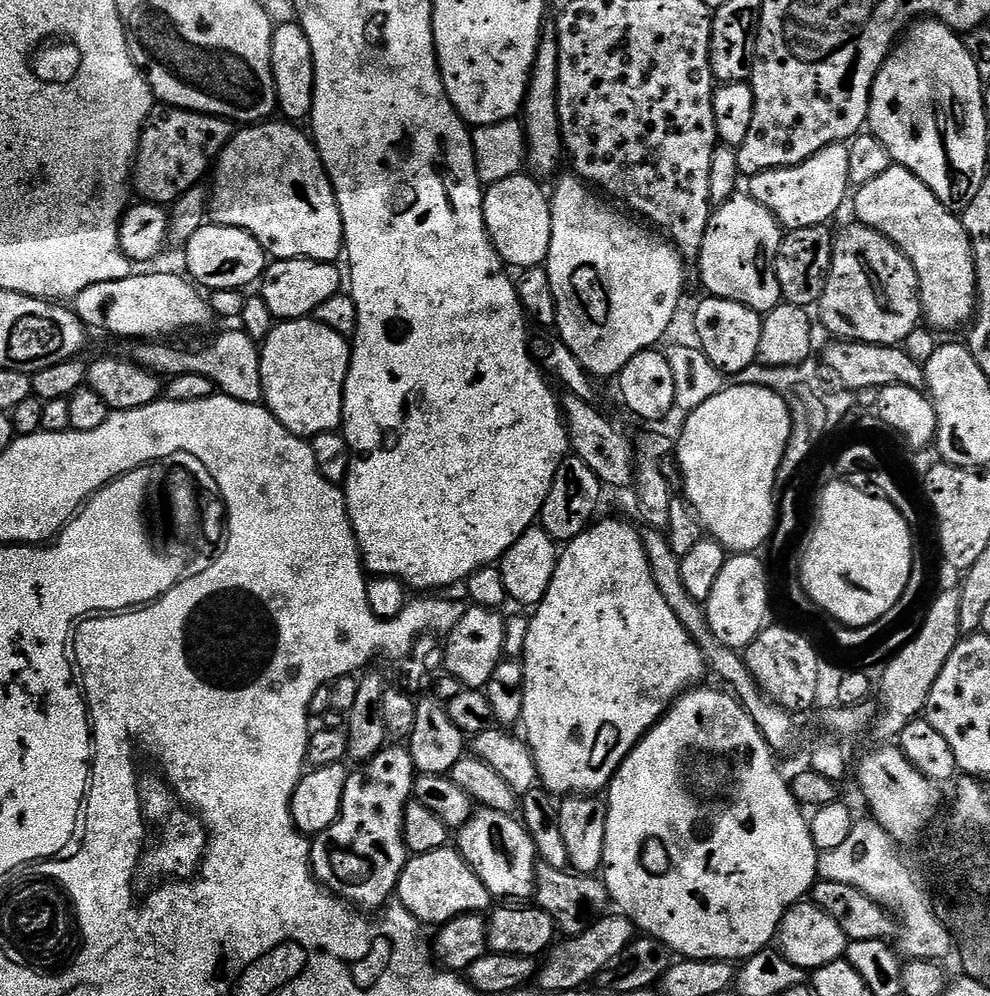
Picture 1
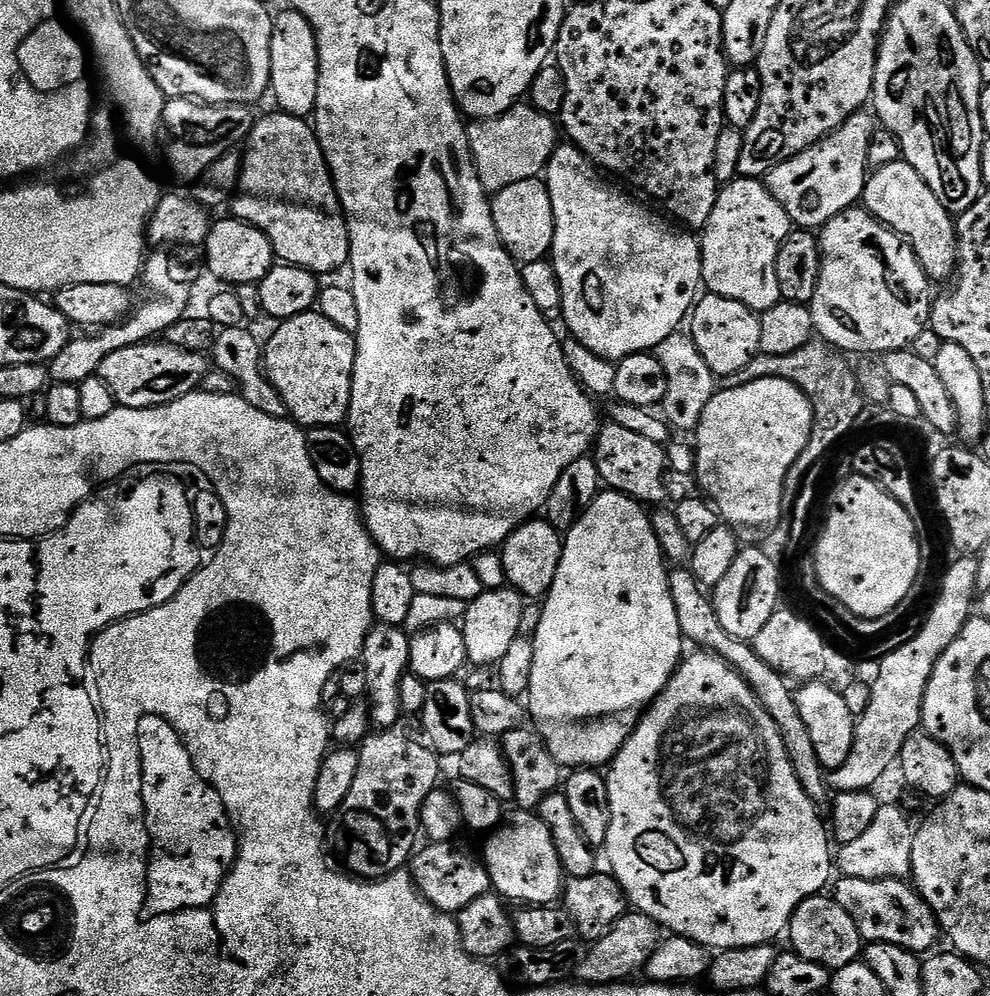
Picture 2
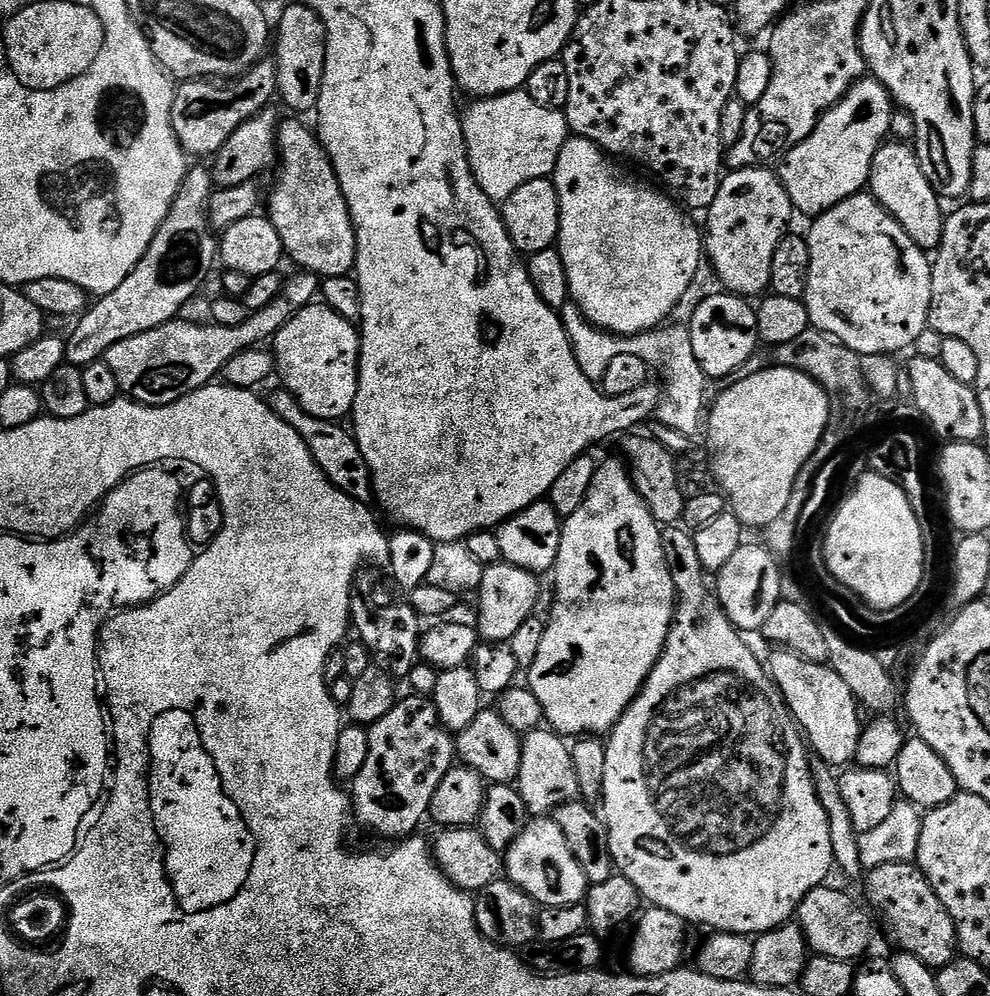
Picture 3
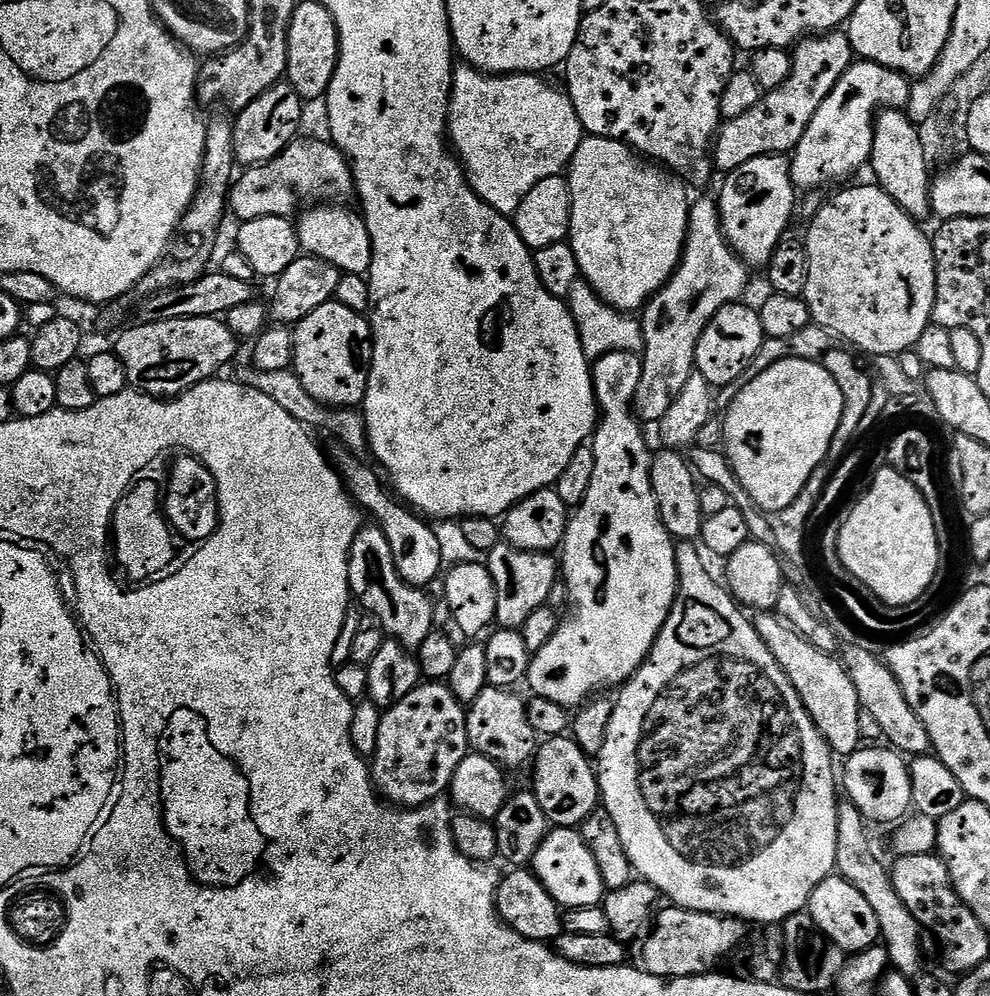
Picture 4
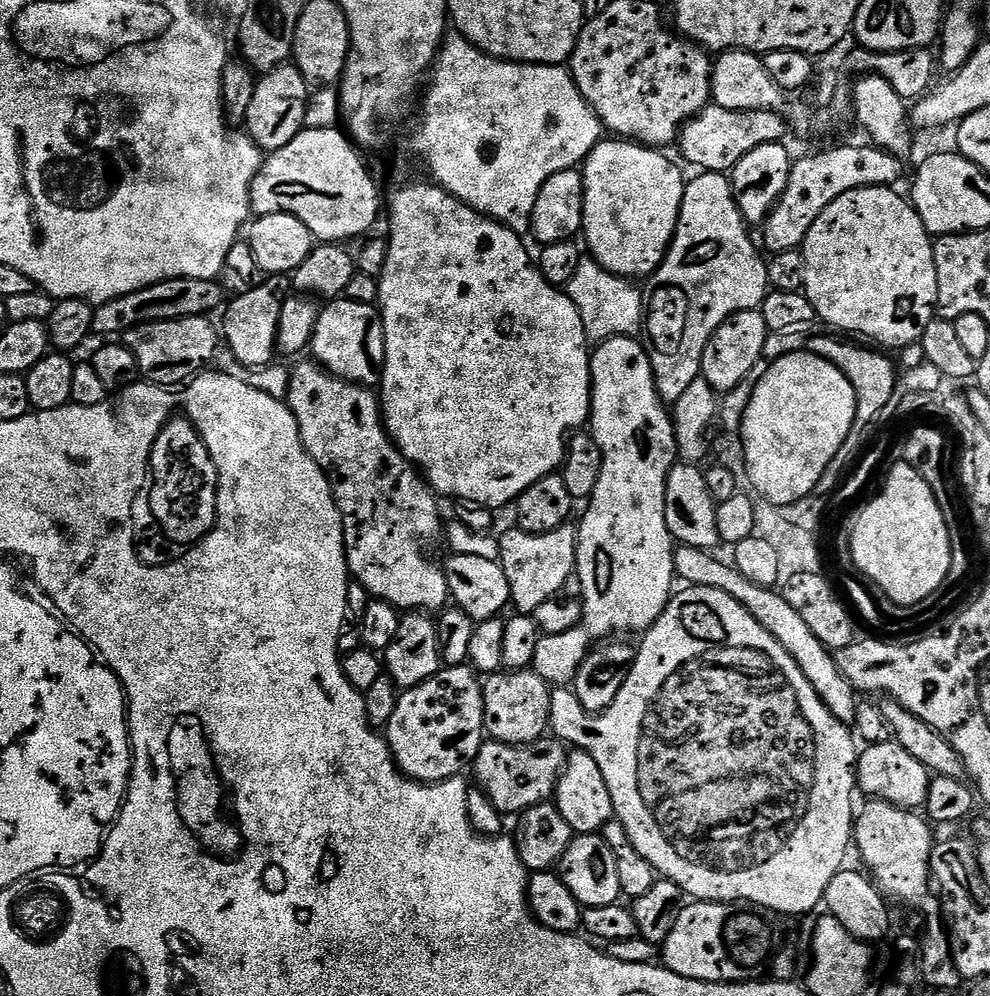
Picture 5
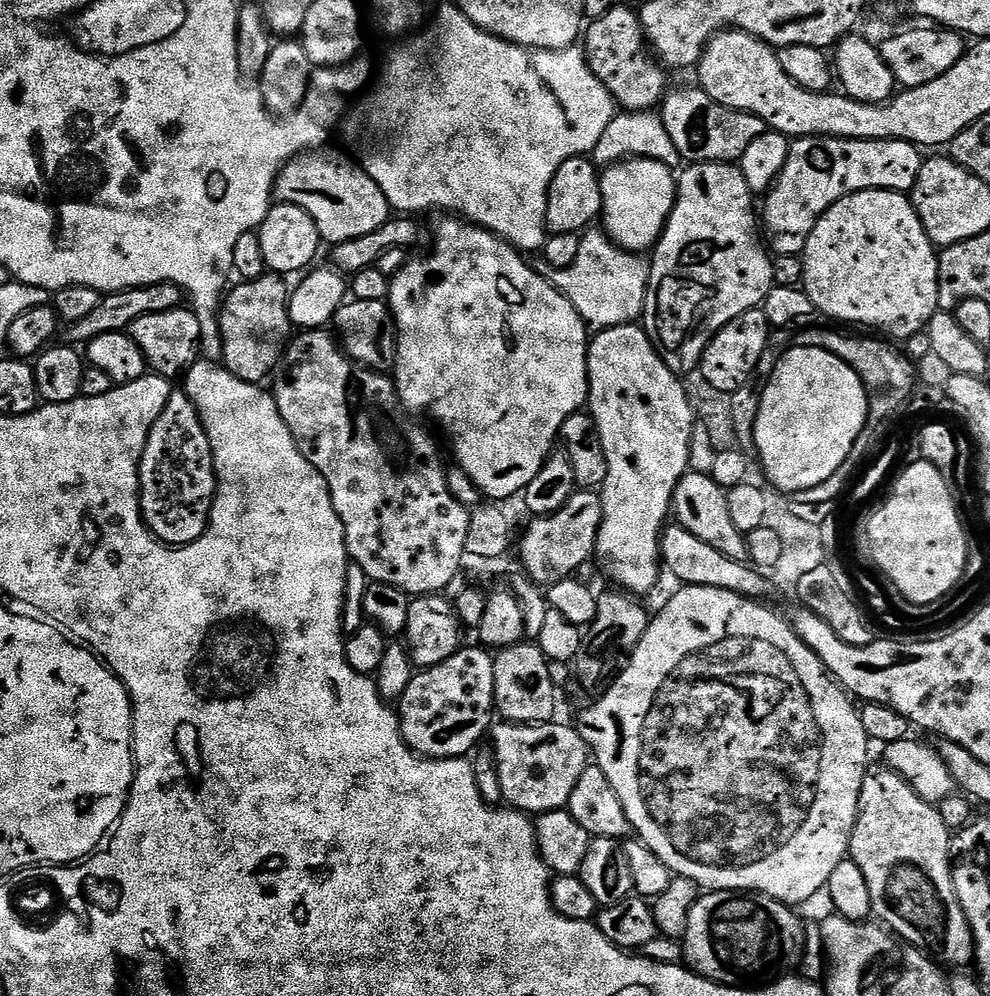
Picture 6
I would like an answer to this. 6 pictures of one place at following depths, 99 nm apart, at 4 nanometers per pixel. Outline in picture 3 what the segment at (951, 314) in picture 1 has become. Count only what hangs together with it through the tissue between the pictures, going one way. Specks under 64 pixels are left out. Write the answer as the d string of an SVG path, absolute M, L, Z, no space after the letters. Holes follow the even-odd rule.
M885 142L880 145L880 149L874 154L872 163L872 174L870 177L870 195L876 199L888 213L914 238L914 242L919 248L925 250L935 250L942 242L942 230L946 219L945 209L940 209L942 205L941 197L937 196L935 190L930 186L926 174L922 174L920 159L916 156L916 149L908 142Z

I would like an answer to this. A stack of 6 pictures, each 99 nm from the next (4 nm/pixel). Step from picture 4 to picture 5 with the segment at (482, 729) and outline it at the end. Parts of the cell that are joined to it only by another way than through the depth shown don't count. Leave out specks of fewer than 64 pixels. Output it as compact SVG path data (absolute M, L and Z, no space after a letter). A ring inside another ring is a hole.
M501 670L489 675L484 685L484 730L491 739L500 744L529 744L541 739L549 731L552 720L552 688L535 670L507 671Z

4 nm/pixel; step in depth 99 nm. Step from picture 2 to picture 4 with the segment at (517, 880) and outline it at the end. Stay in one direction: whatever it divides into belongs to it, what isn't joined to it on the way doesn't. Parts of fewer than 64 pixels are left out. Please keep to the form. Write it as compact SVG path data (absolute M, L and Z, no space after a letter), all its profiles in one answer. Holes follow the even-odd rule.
M553 827L538 846L530 868L561 909L595 908L606 895L598 862L594 862L594 856L575 828Z

